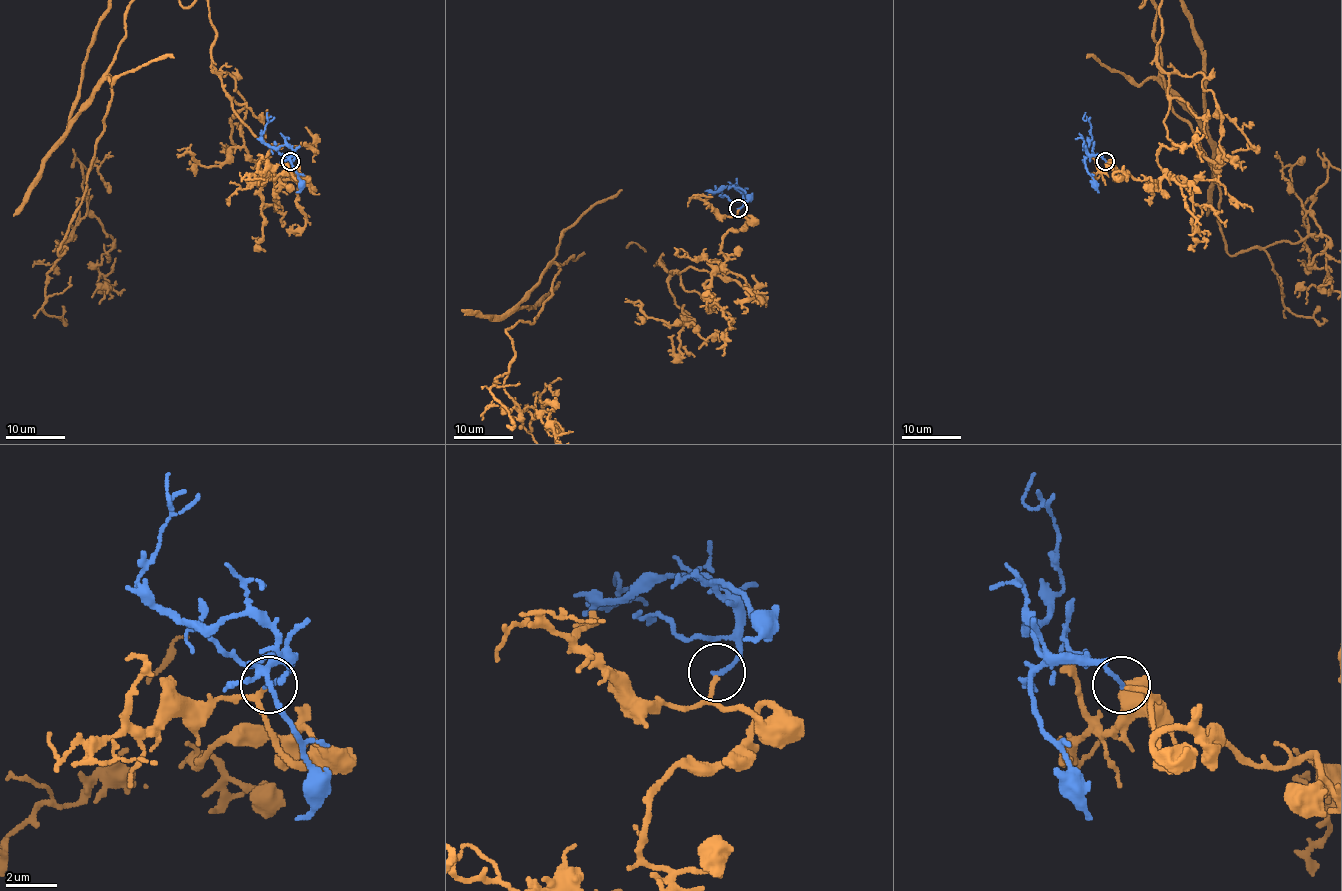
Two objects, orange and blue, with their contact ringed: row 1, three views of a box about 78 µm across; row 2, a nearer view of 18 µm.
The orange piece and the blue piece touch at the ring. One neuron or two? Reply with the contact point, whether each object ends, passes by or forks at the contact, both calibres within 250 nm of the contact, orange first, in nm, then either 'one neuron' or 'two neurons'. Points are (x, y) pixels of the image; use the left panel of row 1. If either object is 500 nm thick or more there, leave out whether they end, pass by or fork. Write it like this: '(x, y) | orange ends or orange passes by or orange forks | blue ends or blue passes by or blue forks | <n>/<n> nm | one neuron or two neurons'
(290, 161) | orange ends | blue ends | 140/160 nm | one neuron

